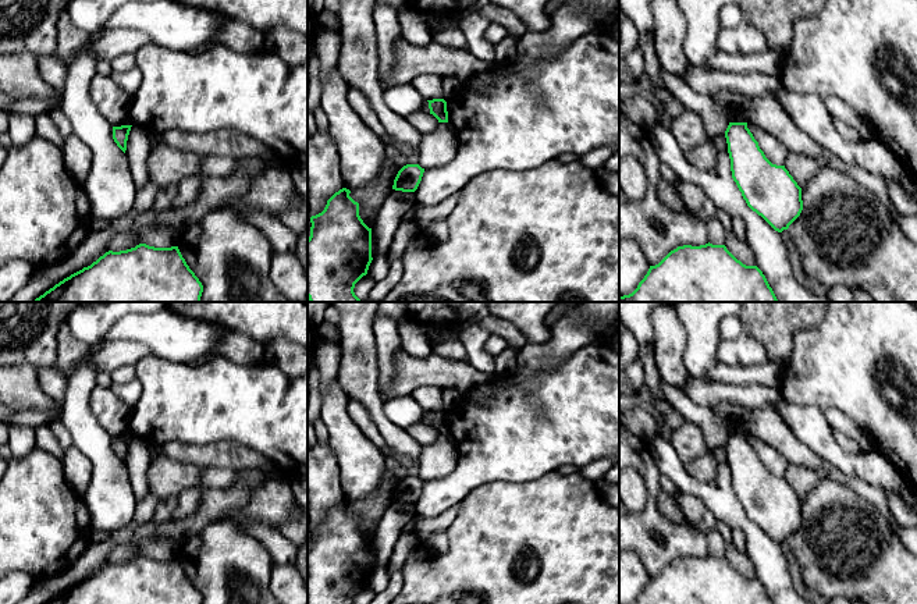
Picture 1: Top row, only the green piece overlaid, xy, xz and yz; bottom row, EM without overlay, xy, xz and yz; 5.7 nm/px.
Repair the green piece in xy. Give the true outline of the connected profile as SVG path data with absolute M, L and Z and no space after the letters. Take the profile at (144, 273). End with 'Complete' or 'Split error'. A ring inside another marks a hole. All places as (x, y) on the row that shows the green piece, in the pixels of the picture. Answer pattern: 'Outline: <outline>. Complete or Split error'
Outline: M139 244L127 251L106 252L90 266L56 284L35 302L200 302L202 292L202 283L186 264L178 246L154 248Z. Complete

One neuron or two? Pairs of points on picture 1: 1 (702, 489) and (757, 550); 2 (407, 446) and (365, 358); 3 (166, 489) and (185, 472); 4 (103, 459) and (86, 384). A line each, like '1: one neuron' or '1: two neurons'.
1: one neuron
2: one neuron
3: one neuron
4: one neuron

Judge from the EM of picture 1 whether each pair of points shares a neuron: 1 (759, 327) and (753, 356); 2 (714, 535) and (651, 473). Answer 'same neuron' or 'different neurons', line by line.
1: different neurons
2: different neurons

